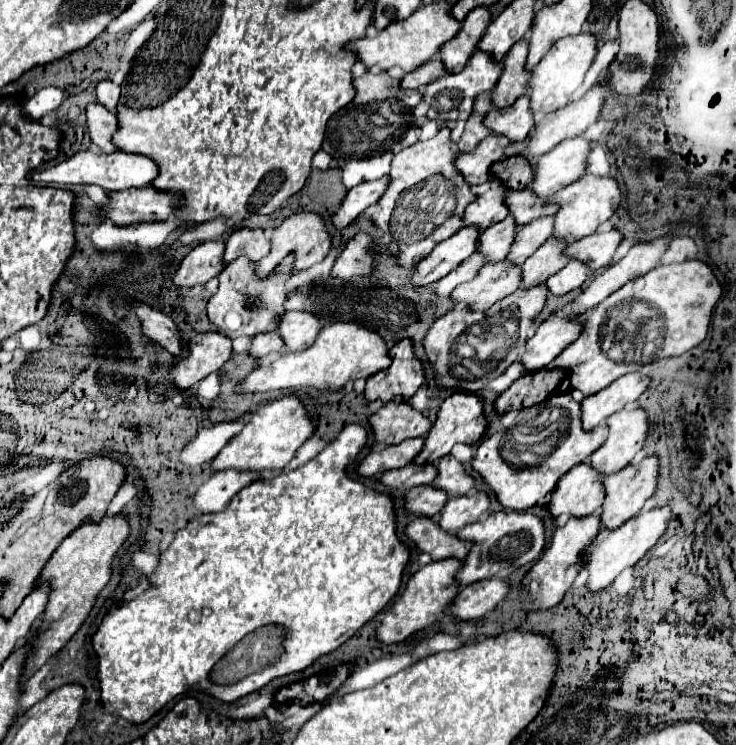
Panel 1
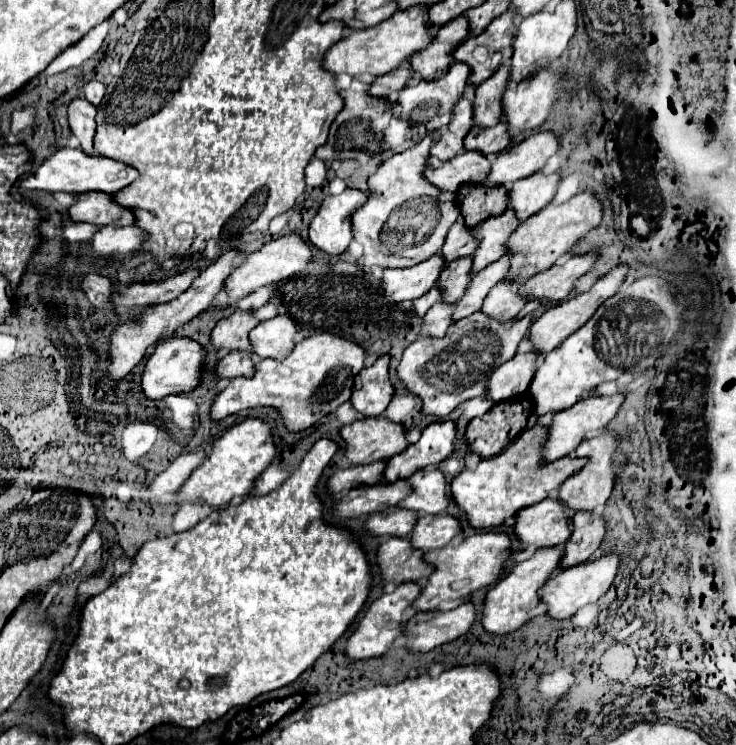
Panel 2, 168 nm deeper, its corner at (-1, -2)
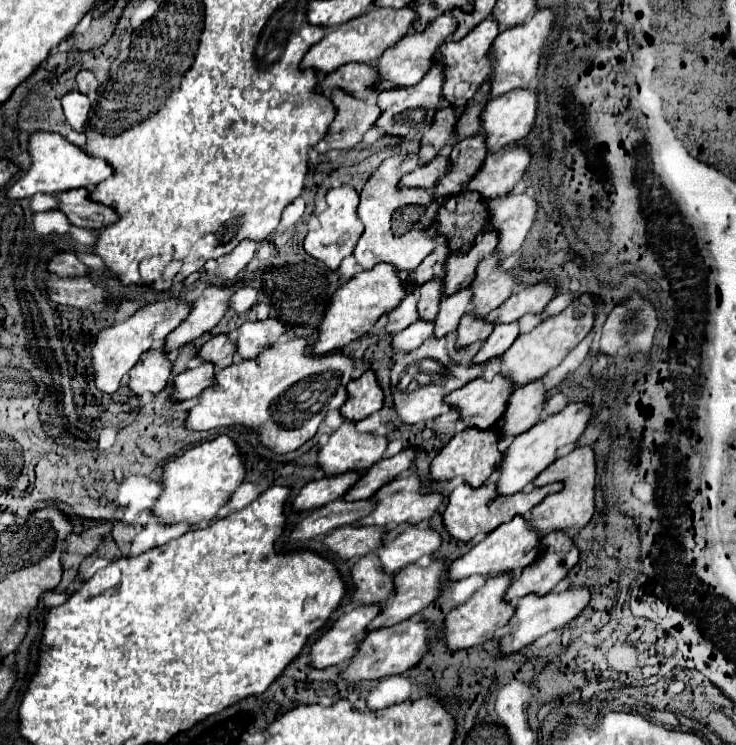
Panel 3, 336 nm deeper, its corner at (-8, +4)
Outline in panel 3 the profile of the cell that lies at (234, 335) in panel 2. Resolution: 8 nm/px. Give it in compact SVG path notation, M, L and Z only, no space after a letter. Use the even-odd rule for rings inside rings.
M221 334L205 342L203 348L197 352L197 358L215 364L217 368L225 368L233 362L233 354L235 354L235 342L229 340L229 336Z

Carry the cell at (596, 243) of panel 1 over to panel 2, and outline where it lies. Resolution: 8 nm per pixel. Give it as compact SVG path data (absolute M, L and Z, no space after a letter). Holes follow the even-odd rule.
M590 250L582 256L566 256L558 260L548 270L536 274L522 284L522 294L530 298L542 298L552 302L562 302L574 290L574 284L594 266L598 260L598 250Z

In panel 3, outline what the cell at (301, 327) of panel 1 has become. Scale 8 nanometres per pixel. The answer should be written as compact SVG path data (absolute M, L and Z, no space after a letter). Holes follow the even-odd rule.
M267 318L263 322L245 322L239 326L235 338L237 354L241 358L253 358L271 344L275 344L283 334L285 326L275 318Z

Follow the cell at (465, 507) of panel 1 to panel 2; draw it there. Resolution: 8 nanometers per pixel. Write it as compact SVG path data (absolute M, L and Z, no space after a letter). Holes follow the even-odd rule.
M426 514L418 518L418 524L410 536L412 546L420 550L432 550L446 546L460 532L460 518L450 514Z

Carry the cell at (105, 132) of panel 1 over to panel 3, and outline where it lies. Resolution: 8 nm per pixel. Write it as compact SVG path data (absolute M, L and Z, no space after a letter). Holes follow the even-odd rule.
M73 90L73 92L67 92L67 94L61 98L61 104L63 104L63 112L65 112L67 122L69 122L77 132L83 132L87 114L89 114L89 110L91 110L89 98L87 98L85 94Z

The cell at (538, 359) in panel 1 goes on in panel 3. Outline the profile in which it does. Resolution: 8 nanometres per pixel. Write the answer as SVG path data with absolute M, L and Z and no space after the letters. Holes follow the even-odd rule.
M497 374L491 382L473 380L467 386L445 396L445 404L459 412L467 428L491 428L503 414L513 384Z

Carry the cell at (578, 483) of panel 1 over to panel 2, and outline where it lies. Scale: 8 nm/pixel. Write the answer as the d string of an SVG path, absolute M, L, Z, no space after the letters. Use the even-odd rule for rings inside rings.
M544 498L542 502L520 510L514 524L516 536L522 540L520 548L556 546L550 542L556 542L558 538L566 542L566 538L570 538L570 520L566 518L566 512L566 506L562 506L558 498Z

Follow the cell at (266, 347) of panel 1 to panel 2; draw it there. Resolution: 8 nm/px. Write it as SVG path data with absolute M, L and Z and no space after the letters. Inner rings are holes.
M234 350L228 356L224 356L218 366L218 378L236 378L236 376L252 376L254 374L254 354L250 350Z

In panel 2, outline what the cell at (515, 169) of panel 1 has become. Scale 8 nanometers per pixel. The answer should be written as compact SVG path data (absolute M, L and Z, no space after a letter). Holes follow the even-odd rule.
M466 184L460 188L460 210L468 226L476 226L484 222L488 216L498 216L508 208L508 198L506 198L506 188L504 186L486 186L486 184Z

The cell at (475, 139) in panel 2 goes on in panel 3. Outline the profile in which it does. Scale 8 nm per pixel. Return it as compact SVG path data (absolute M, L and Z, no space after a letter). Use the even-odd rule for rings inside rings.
M483 136L457 140L449 154L449 162L451 162L449 174L435 184L433 198L439 200L439 198L461 194L469 178L479 170L485 158L485 152L487 152L487 146L485 146Z

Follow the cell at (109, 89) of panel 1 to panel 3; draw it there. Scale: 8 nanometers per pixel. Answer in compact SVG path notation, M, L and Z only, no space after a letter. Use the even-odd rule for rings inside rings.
M81 70L81 72L77 72L75 82L77 82L77 86L79 86L79 92L83 92L83 94L87 94L87 92L95 92L97 86L99 86L99 82L95 80L95 76L93 76L89 70Z

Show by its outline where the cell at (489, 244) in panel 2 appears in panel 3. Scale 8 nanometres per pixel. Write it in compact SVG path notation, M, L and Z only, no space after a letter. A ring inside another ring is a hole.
M485 232L483 238L477 244L473 244L473 248L467 254L457 252L457 256L453 254L449 256L443 276L445 296L451 296L453 292L459 292L471 284L477 264L495 250L495 242L497 242L495 232Z

